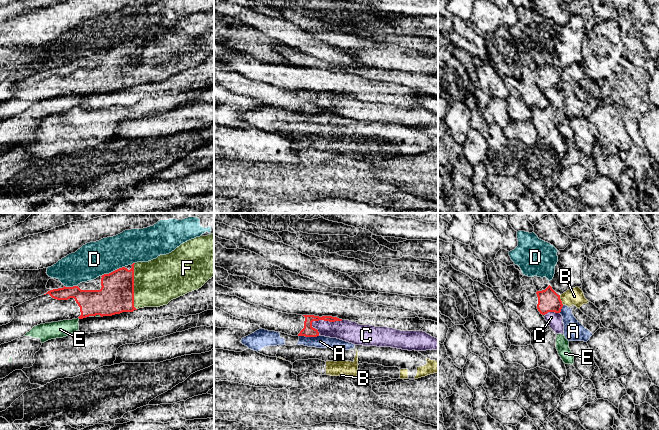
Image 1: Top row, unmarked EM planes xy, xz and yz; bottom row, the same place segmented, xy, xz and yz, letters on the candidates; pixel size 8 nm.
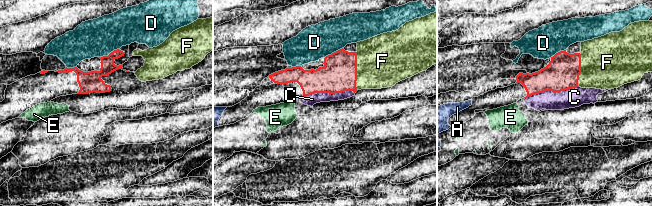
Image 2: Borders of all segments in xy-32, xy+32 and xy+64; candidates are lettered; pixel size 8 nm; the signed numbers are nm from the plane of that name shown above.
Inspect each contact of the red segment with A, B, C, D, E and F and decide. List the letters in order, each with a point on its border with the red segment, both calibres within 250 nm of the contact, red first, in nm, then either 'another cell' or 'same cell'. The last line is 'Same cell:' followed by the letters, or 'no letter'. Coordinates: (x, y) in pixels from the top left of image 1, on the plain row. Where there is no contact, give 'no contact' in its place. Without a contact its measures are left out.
A: meets red in xz at (309, 112); 100 nm thick on the red side, 100 nm on the other; another cell
B: meets red in yz at (560, 76); 180 nm thick on the red side, 140 nm on the other; another cell
C: meets red in xz at (325, 96); 100 nm thick on the red side, 170 nm on the other; another cell
D: meets red in xy at (113, 47); 280 nm thick on the red side, 280 nm on the other; another cell
E: meets red in xy at (90, 91); 260 nm thick on the red side, 20 nm on the other; another cell
F: meets red in xy at (133, 62); 280 nm thick on the red side, 360 nm on the other; same cell
Same cell: F

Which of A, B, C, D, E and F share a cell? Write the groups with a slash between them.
A B / C E / D / F

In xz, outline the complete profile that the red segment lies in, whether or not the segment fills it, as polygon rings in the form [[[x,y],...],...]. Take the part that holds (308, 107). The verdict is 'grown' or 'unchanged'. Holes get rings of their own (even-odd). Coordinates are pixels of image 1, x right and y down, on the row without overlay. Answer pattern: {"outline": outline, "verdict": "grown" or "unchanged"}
{"outline": [[[214,67],[214,83],[233,93],[248,97],[250,100],[256,100],[262,105],[292,112],[319,112],[318,106],[312,103],[313,97],[342,97],[342,95],[332,92],[319,93],[282,89],[217,67]]], "verdict": "grown"}

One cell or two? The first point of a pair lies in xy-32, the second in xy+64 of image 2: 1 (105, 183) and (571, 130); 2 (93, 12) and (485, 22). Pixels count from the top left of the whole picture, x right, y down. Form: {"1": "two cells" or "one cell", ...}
{"1": "two cells", "2": "one cell"}

